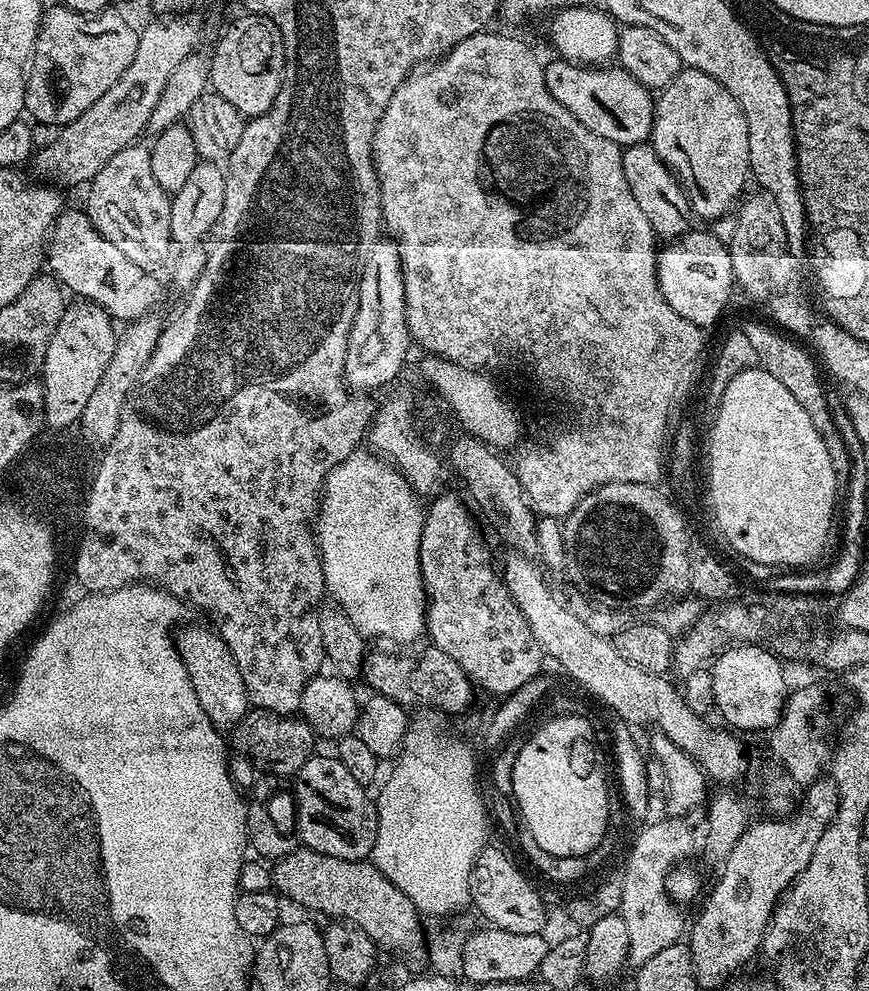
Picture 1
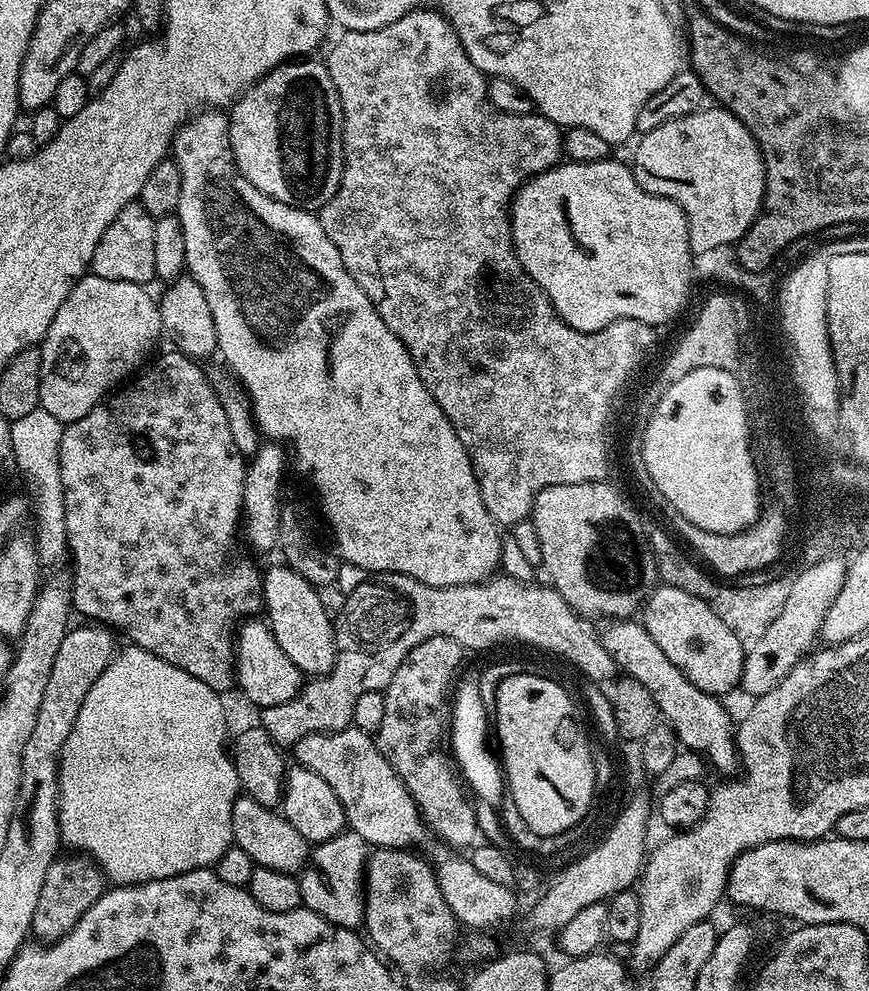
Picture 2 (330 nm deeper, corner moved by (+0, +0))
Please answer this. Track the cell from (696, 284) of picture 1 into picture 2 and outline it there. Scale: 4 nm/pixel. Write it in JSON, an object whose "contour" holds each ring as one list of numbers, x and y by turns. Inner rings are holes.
{"contour":[[609,158,598,162,578,162,577,164,561,162,554,168,547,168,545,172,540,172,521,186,520,191,512,199,510,215,512,241,514,250,518,254,518,262,522,262,526,274,530,274,530,278,534,278,534,282,538,282,538,286,546,294,546,298,550,298,554,310,574,330,597,332,610,326,615,320,637,320,643,324,652,325,666,324,676,316,675,312,683,306,684,299,688,296,688,287,691,286,692,280,694,281,694,253,688,237,686,214,673,200,667,200,642,190,642,186,636,180,636,175,632,173,631,167,625,161,623,164,620,160]]}

